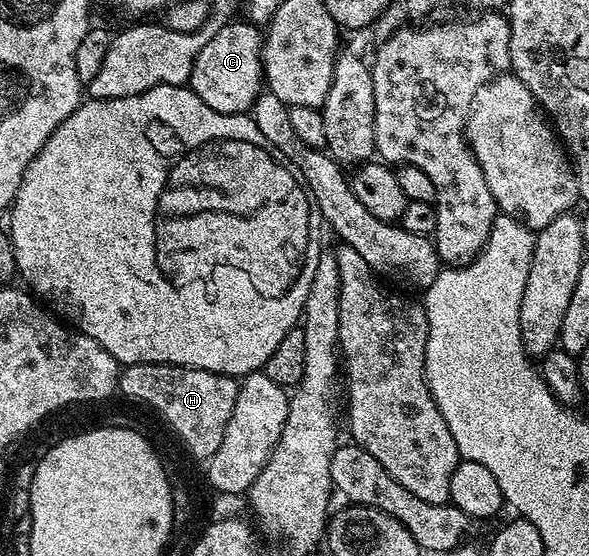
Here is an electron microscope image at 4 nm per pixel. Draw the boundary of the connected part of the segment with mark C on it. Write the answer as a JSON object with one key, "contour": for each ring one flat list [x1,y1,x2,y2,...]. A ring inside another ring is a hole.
{"contour":[[235,19,221,26,217,35,213,35,213,39,201,47,201,55,197,55,193,63,190,89,209,103,213,111,246,114,265,85,263,38,260,26,246,19]]}

